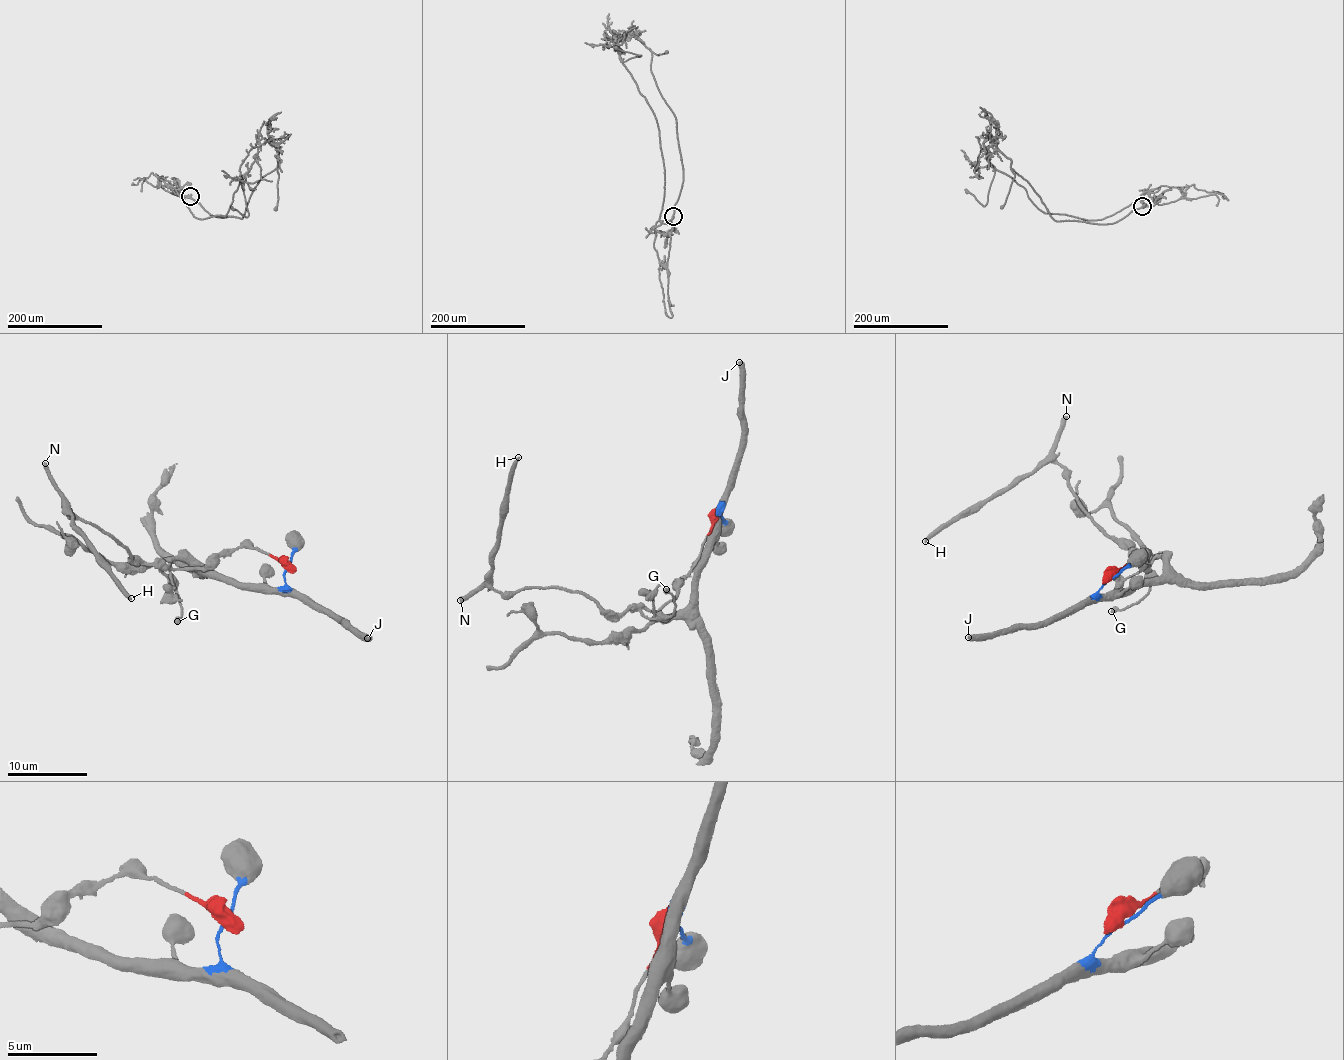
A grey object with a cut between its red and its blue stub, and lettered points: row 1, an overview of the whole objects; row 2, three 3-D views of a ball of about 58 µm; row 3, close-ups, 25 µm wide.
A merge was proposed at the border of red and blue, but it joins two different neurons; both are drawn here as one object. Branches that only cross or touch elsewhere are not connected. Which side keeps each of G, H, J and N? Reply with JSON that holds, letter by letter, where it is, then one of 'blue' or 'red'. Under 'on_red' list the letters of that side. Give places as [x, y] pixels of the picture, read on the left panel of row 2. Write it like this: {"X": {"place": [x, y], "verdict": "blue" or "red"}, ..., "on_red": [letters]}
{"G": {"place": [177, 621], "verdict": "red"}, "H": {"place": [131, 598], "verdict": "red"}, "J": {"place": [367, 638], "verdict": "blue"}, "N": {"place": [45, 463], "verdict": "red"}, "on_red": ["G", "H", "N"]}

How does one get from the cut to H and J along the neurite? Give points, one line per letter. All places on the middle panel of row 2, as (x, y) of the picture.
H: (718, 514), (699, 560), (657, 611), (610, 614), (562, 589), (504, 594), (490, 584), (490, 572), (519, 458)
J: (718, 514), (735, 467), (741, 437), (738, 362)

